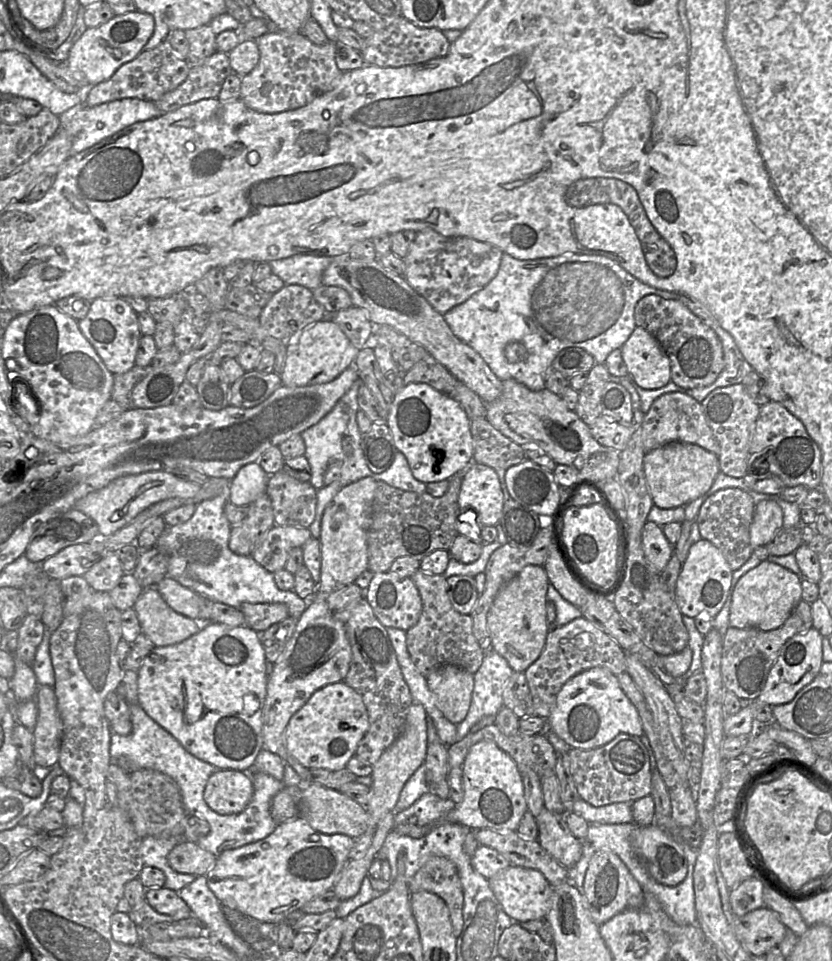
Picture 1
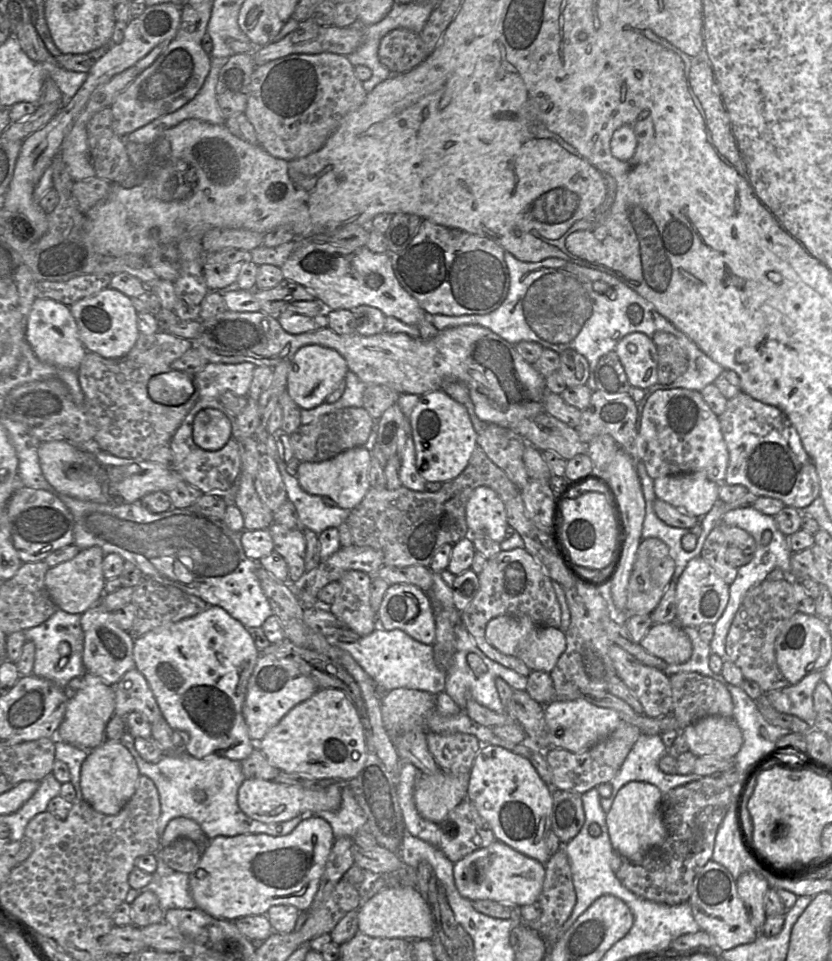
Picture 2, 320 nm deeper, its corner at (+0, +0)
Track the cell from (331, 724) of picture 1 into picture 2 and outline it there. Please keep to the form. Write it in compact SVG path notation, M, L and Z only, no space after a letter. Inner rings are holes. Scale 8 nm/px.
M320 688L318 689L310 698L307 700L299 703L295 707L293 707L275 726L273 726L260 740L256 743L257 748L265 755L267 760L278 768L282 772L286 773L299 773L305 774L314 780L322 780L326 778L333 778L336 780L344 780L348 781L354 778L362 769L365 760L366 760L366 753L365 753L365 728L362 724L361 718L359 713L351 700L346 696L346 694L335 688Z

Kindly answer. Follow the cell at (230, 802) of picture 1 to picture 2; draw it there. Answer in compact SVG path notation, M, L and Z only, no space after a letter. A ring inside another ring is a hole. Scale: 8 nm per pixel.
M246 778L240 785L237 793L237 804L240 810L252 820L265 824L288 821L305 813L320 811L336 811L341 805L340 783L326 787L315 785L304 788L300 786L284 785L272 781L257 778Z

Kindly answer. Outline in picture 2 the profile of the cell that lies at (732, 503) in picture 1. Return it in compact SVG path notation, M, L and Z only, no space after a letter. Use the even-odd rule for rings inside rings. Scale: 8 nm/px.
M719 523L705 539L700 556L727 585L730 585L737 576L738 568L729 565L726 561L728 547L729 544L722 532L721 523Z

